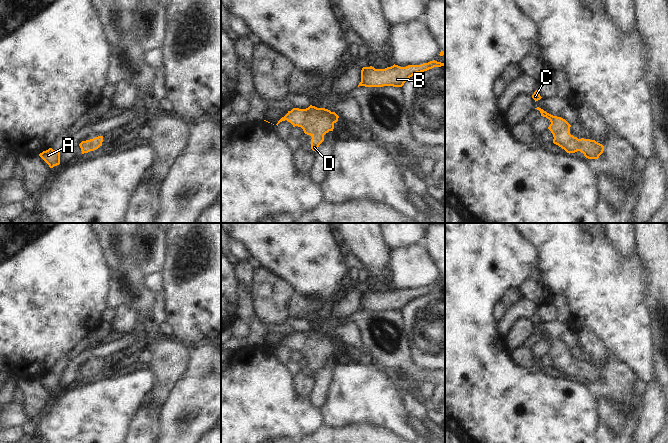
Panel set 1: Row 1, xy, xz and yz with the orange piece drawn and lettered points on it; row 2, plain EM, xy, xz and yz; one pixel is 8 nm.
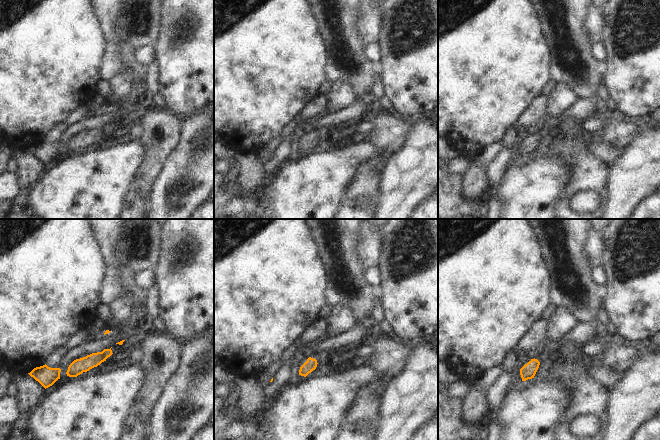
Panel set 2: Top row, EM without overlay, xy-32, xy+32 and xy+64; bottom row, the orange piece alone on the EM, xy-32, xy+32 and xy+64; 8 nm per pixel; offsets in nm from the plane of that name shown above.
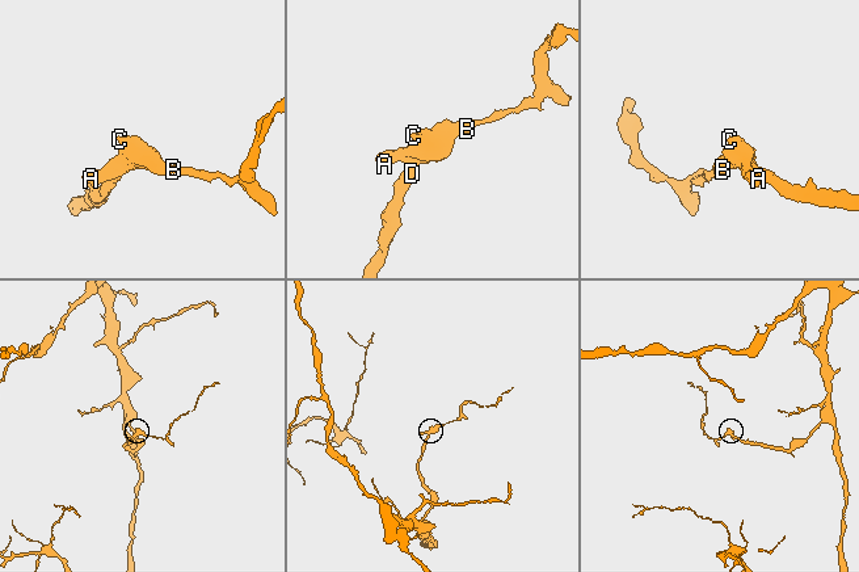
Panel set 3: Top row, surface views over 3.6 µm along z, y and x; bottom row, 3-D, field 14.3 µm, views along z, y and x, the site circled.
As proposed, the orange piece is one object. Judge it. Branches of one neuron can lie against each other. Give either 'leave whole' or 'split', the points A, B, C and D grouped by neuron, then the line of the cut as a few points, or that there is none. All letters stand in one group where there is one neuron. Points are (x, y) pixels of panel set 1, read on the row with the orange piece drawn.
leave whole | A B C D | no cut

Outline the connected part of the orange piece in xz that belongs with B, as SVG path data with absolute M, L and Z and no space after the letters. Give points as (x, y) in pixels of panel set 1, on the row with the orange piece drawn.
M433 60L421 65L408 65L406 67L400 67L395 64L385 69L375 69L372 66L363 67L361 70L361 82L358 87L402 87L413 75L444 65L445 63Z

